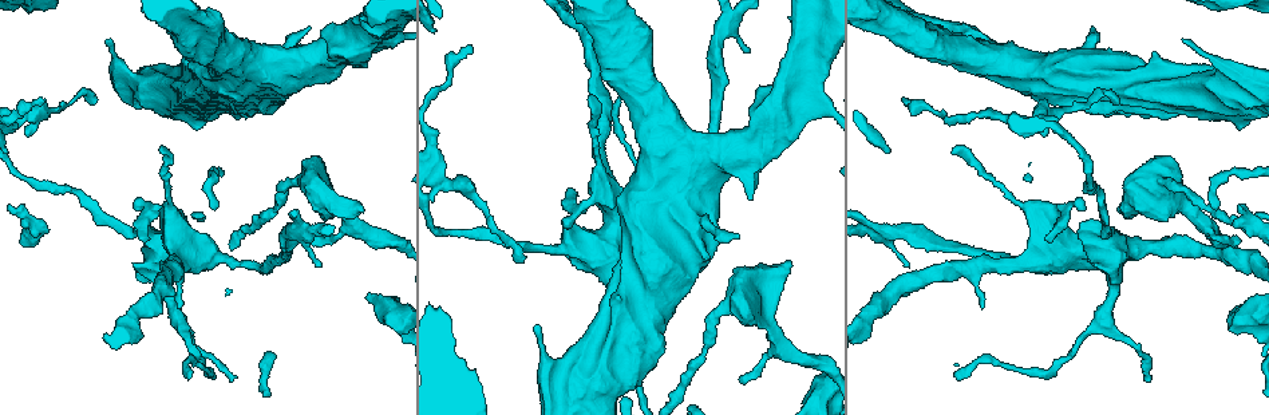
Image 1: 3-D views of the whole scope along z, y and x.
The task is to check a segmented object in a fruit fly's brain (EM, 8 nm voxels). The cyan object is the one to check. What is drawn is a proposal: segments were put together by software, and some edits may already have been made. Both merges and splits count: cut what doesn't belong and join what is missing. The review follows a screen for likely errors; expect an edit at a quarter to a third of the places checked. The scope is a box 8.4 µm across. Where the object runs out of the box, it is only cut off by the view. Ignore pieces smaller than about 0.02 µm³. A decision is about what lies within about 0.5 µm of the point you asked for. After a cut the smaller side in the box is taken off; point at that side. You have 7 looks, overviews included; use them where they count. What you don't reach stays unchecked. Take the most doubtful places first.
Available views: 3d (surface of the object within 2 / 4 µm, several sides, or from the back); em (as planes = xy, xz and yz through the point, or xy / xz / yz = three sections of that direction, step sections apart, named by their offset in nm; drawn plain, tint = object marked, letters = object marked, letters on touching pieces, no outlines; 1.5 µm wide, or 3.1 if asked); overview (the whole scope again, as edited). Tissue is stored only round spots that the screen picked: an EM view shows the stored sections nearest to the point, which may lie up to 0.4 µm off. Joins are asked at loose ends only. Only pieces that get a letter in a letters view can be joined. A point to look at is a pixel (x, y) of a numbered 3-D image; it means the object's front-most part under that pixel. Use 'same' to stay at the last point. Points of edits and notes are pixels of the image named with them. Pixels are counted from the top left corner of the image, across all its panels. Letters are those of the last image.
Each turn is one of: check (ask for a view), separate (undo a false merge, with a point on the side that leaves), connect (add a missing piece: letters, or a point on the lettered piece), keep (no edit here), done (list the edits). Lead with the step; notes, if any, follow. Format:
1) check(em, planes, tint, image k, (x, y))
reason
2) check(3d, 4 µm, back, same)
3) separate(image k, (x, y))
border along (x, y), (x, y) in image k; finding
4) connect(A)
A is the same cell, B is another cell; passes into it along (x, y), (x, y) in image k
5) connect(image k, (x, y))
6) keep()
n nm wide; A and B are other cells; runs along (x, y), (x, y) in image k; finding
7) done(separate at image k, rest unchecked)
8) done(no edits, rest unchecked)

check(3d, 2 µm, image 1, (788, 261))
an open end

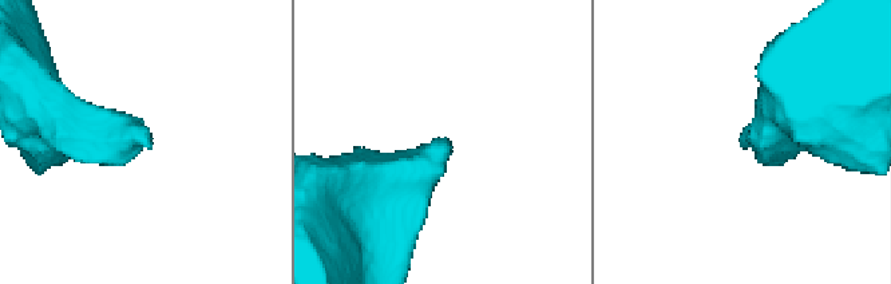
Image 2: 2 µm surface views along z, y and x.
check(em, planes, letters, image 2, (148, 129))

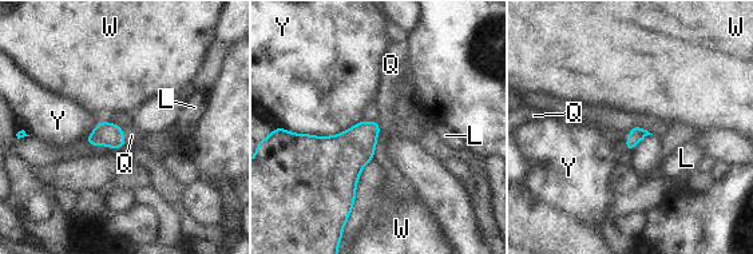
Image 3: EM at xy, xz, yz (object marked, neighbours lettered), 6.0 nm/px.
connect(Q)
Q is the same cell, L, W and Y are other cells; passes into it along (637, 134), (627, 138), (610, 135) in image 3; the neuron continues

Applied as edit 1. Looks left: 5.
check(overview)

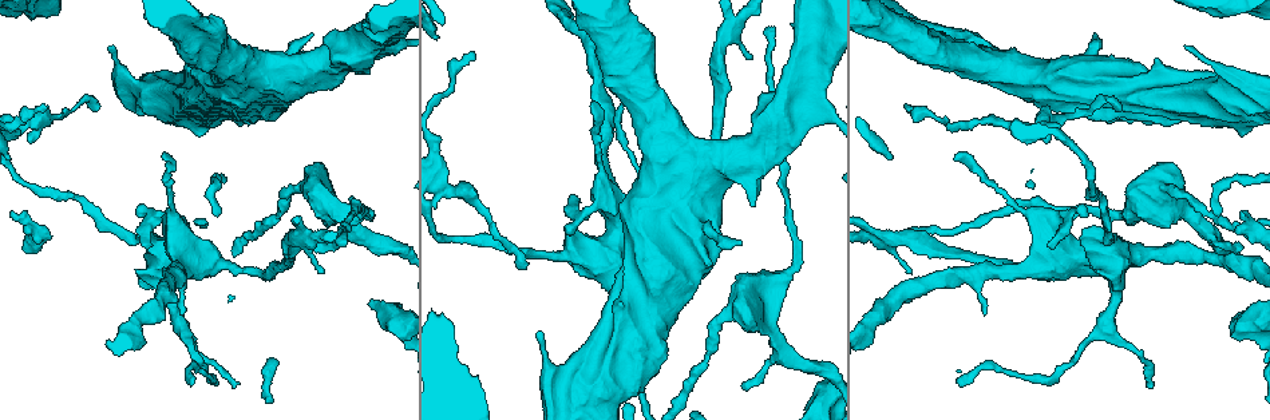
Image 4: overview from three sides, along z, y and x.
check(em, planes, plain, image 4, (237, 382))
tapers out

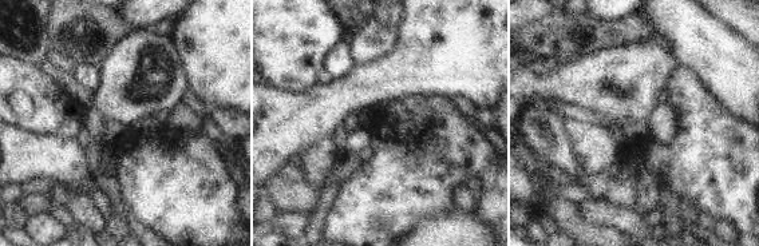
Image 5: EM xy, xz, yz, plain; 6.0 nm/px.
check(em, planes, tint, same)
where the object lies

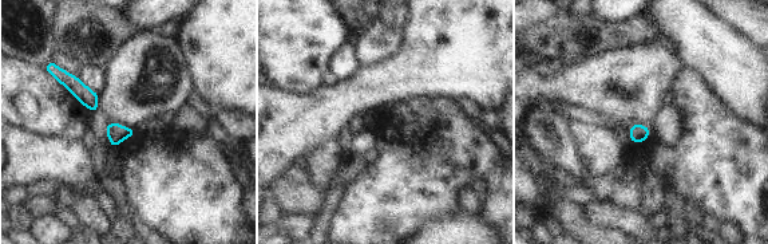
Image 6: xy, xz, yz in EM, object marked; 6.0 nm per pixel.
check(em, planes, letters, same)

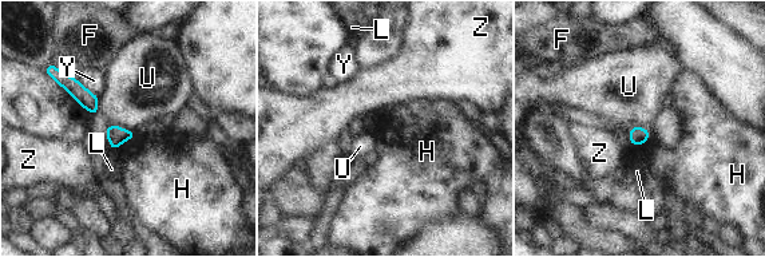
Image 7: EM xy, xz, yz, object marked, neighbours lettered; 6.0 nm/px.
keep()
F, H, L, U, Y and Z are other cells; border along (104, 129), (121, 126), (134, 133) in image 7; no lettered piece goes on from it

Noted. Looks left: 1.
done(connect at image 3, rest unchecked)

